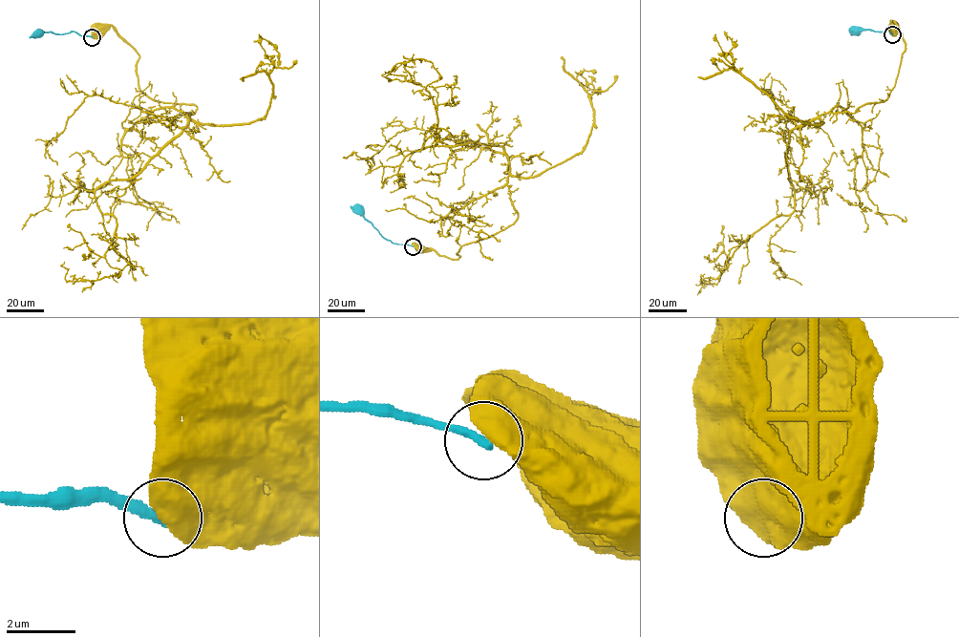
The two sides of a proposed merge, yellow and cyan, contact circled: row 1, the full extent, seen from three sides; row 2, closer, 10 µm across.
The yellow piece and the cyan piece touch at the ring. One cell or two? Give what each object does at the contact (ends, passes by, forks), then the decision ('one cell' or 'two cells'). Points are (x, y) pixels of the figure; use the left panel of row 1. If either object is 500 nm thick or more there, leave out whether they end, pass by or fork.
two cells

